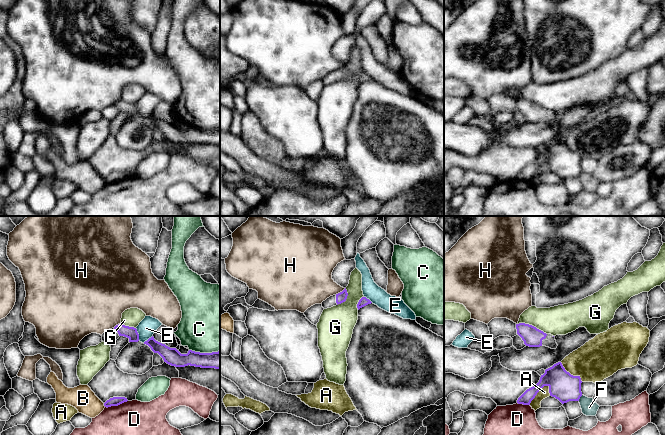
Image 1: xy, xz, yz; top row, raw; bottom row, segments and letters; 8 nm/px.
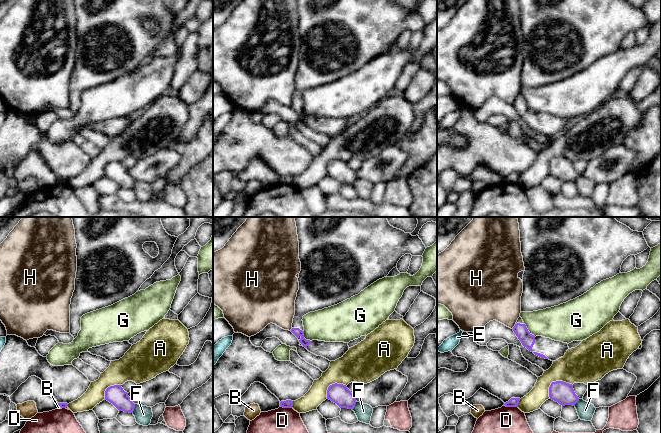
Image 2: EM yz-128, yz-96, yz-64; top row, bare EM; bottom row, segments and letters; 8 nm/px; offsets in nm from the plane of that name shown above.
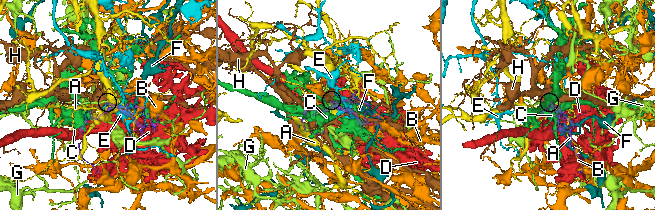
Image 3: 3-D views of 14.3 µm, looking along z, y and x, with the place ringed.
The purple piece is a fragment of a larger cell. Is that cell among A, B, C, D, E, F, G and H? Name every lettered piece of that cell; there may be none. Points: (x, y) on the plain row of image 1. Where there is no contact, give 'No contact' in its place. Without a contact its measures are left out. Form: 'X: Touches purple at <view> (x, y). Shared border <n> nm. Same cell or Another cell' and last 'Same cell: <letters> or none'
A: Touches purple at yz (537, 168). Shared border 220 nm. Another cell
B: Touches purple at xy (104, 181). Shared border 40 nm. Another cell
C: Touches purple at xy (204, 129). Shared border 240 nm. Another cell
D: Touches purple at xy (116, 181). Shared border 190 nm. Another cell
E: Touches purple at xy (138, 110). Shared border 110 nm. Another cell
F: Touches purple at yz (579, 174). Shared border 60 nm. Another cell
G: Touches purple at yz (531, 101). Shared border 260 nm. Another cell
H: Touches purple at xz (340, 68). Shared border 100 nm. Another cell
Same cell: none

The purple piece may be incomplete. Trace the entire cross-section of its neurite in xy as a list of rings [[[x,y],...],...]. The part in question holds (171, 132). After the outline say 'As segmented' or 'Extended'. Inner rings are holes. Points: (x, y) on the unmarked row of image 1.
[[[152,112],[144,120],[148,121],[154,129],[158,129],[167,140],[175,143],[195,142],[201,144],[220,145],[220,127],[200,129],[189,126],[181,130],[176,124],[170,124],[154,115]]]. As segmented

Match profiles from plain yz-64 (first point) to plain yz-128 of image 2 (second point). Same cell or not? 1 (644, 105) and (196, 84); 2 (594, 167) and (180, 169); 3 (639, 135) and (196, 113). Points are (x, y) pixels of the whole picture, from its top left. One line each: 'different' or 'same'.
1: different
2: different
3: different

